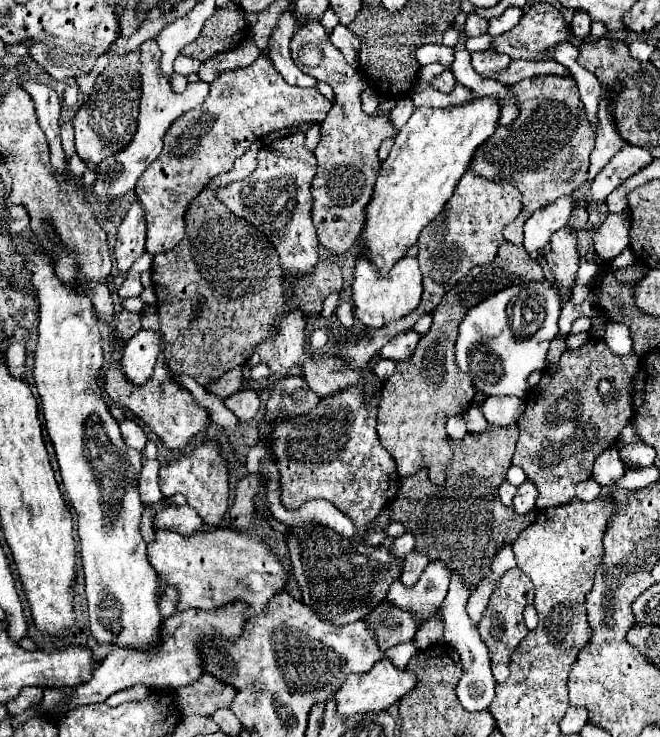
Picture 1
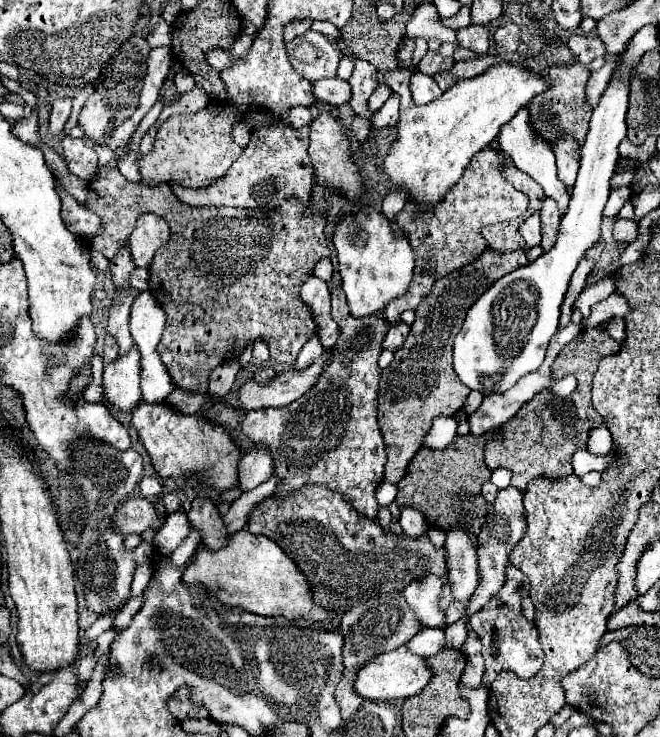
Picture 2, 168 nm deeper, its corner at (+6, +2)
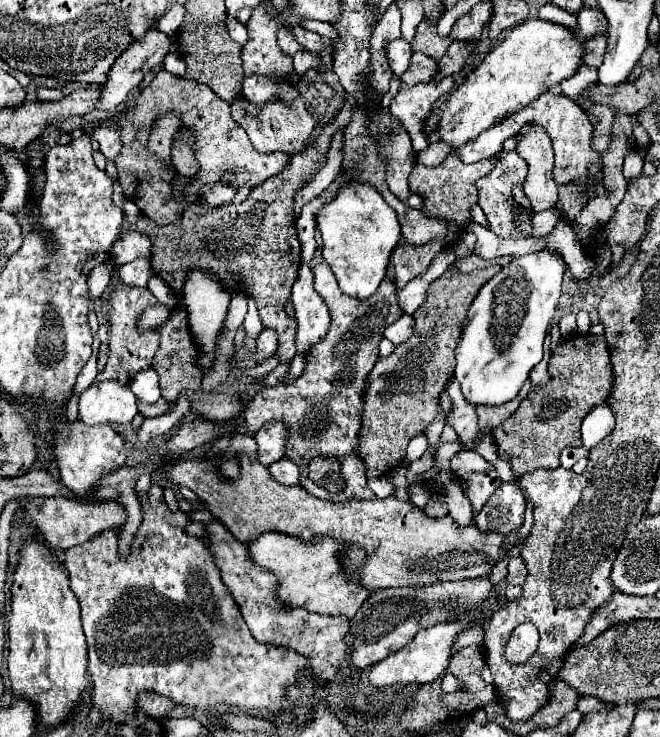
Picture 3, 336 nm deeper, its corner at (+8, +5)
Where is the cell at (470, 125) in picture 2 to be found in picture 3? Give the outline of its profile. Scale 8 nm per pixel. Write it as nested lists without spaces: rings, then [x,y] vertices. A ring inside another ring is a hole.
[[[530,20],[516,26],[440,106],[440,140],[454,150],[476,140],[482,130],[488,130],[504,118],[520,112],[554,84],[570,78],[580,66],[582,54],[582,42],[578,42],[564,26],[544,20]]]

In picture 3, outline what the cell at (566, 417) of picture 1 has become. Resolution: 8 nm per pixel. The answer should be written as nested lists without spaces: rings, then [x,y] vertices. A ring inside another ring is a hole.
[[[598,334],[568,338],[552,352],[548,370],[552,376],[550,384],[540,390],[532,390],[520,402],[514,414],[494,428],[496,446],[508,456],[514,476],[534,472],[538,468],[558,468],[560,452],[566,446],[582,446],[580,424],[594,406],[608,398],[612,384],[612,366],[606,338]]]

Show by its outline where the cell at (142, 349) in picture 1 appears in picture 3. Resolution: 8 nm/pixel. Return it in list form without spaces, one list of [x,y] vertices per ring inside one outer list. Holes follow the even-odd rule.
[[[98,382],[80,394],[78,418],[88,424],[128,424],[138,414],[138,398],[120,382]]]

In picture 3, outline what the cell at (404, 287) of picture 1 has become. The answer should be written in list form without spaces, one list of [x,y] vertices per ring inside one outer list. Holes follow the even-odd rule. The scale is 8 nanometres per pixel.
[[[350,182],[330,204],[320,208],[316,222],[322,236],[322,256],[336,274],[340,290],[352,298],[368,300],[384,280],[392,250],[402,238],[396,212],[384,202],[376,188]]]

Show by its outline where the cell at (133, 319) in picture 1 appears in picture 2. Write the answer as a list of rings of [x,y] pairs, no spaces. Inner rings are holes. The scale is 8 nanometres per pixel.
[[[106,337],[106,343],[104,343],[103,349],[103,360],[104,363],[112,363],[116,357],[118,357],[118,351],[116,351],[116,341],[114,341],[114,337]]]

